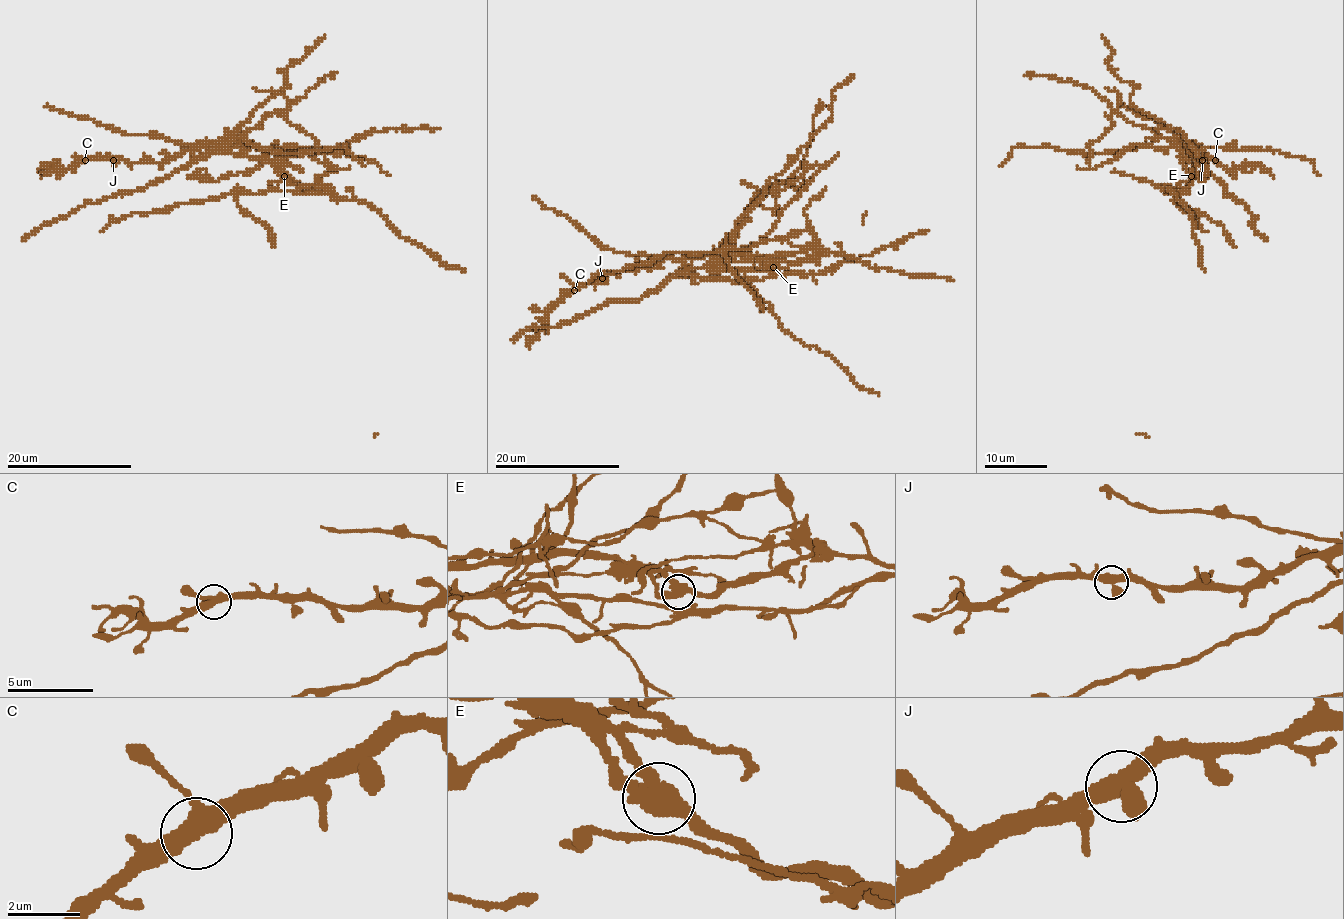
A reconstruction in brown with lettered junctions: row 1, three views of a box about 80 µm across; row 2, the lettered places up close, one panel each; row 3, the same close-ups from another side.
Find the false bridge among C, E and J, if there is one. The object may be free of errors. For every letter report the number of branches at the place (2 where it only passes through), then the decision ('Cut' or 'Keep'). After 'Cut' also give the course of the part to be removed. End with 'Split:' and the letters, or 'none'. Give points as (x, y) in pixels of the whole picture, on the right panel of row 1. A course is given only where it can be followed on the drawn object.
C: Branches: 3. Keep
E: Branches: 3. Cut. Course of the part to remove: (1192, 176), (1184, 163), (1188, 146), (1162, 137), (1148, 138), (1120, 153), (1015, 146), (1000, 167)
J: Branches: 3. Keep
Split: E

